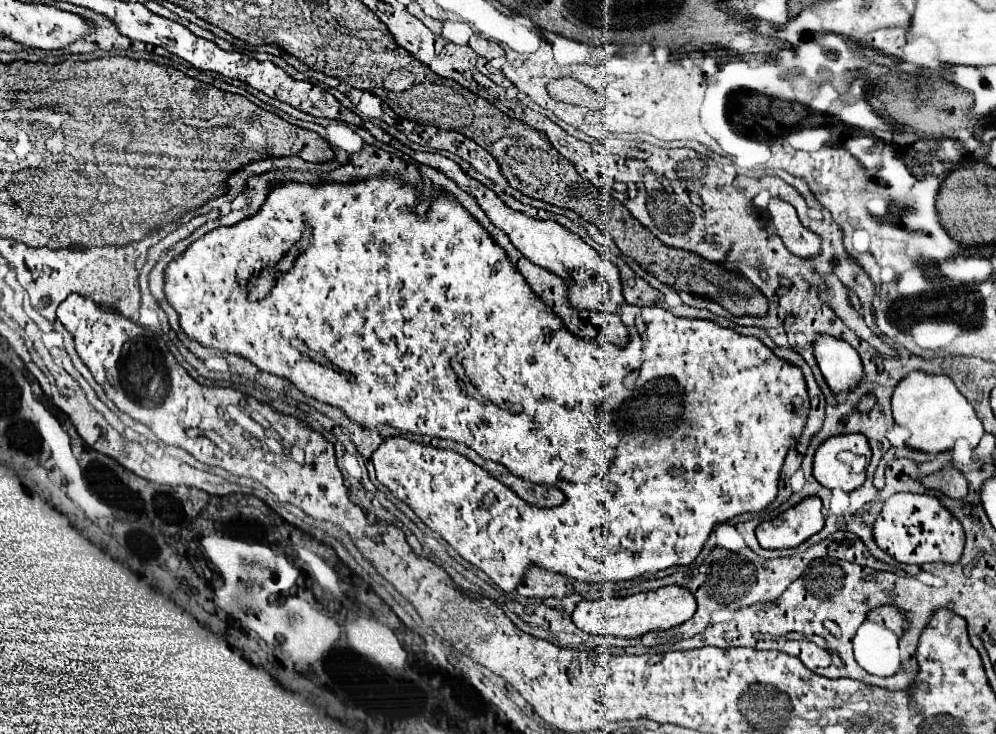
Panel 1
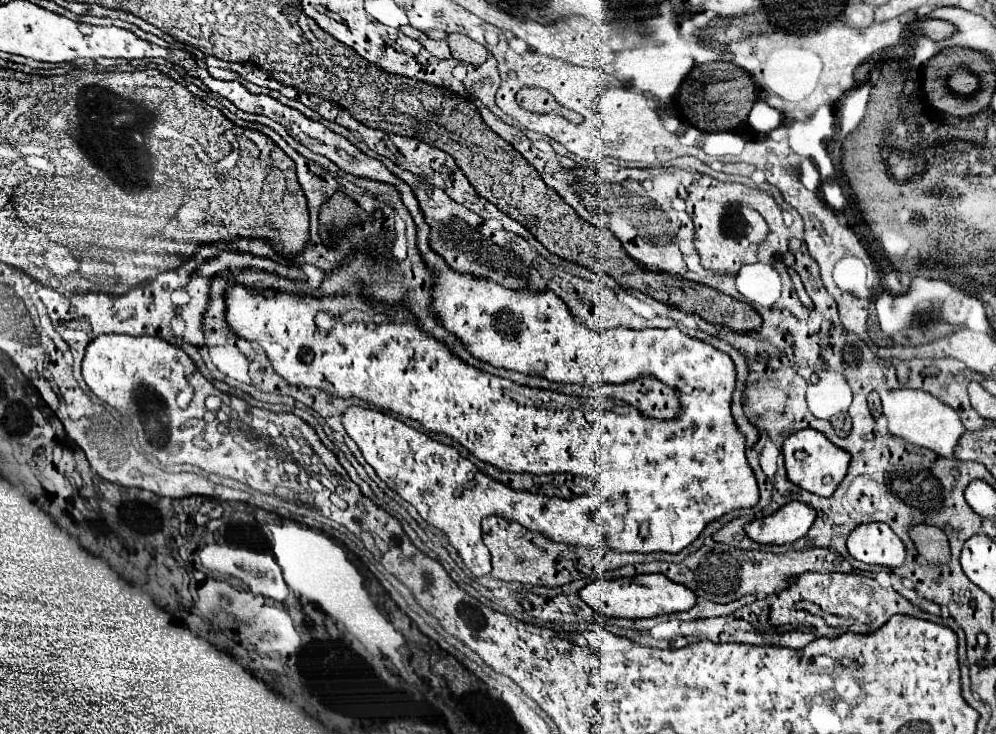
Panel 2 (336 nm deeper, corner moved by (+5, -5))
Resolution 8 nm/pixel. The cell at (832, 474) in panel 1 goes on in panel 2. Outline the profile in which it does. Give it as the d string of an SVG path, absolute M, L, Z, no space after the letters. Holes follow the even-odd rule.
M810 428L790 434L782 446L782 454L786 460L786 472L790 482L818 496L834 494L850 466L850 454L846 450L836 448L836 444L832 444L824 434Z

